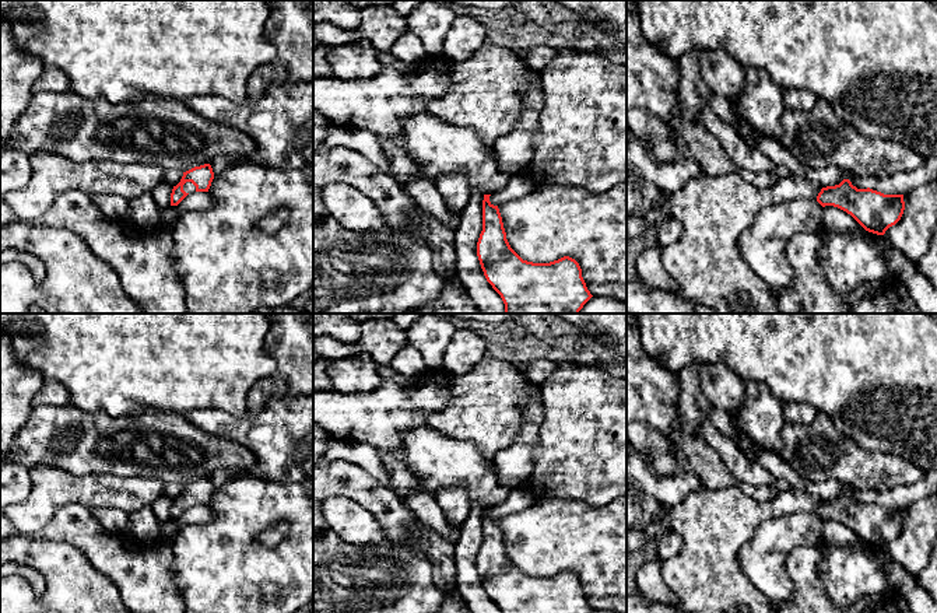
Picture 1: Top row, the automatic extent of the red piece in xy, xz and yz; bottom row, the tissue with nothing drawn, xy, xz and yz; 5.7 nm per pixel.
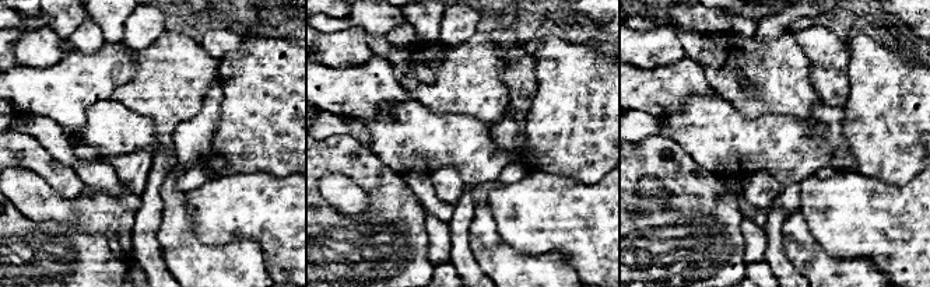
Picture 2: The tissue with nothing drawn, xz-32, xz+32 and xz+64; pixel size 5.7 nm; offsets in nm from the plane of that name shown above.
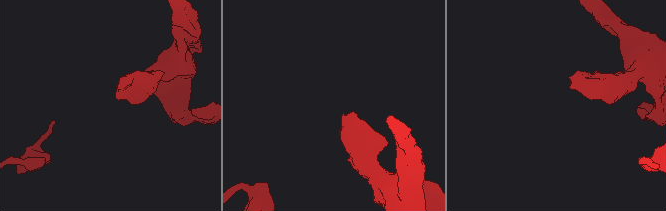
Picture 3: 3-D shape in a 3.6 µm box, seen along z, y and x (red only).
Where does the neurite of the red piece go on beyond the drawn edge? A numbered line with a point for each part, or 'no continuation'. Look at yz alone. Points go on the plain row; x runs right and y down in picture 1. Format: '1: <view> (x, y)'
no continuation

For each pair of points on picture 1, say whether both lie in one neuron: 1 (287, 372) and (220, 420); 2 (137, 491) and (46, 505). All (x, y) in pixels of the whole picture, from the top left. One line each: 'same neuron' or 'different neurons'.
1: different neurons
2: same neuron

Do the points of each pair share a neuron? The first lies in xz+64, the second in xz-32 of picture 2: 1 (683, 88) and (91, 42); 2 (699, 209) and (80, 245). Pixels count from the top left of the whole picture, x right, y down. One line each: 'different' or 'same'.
1: different
2: same

